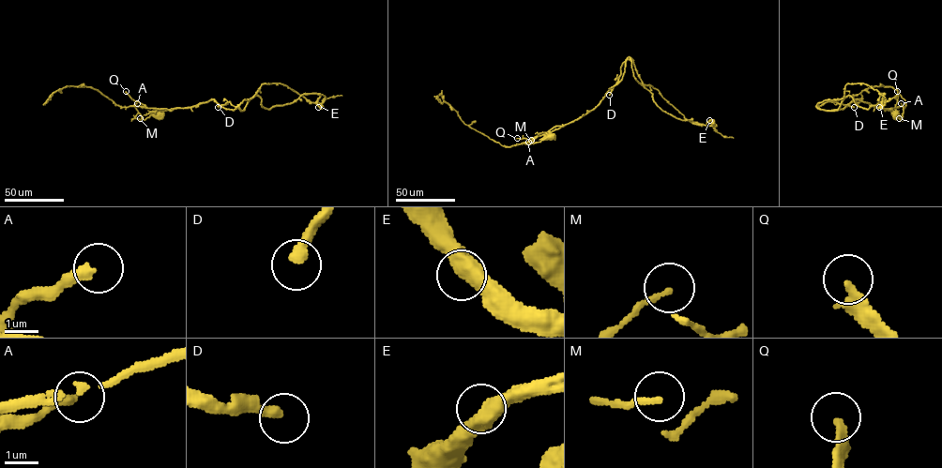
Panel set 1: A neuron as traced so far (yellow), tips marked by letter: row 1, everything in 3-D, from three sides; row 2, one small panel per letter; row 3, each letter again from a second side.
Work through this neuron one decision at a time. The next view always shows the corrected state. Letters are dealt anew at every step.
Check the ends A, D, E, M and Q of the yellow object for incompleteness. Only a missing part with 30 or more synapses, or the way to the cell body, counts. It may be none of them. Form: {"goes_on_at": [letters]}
{"goes_on_at": ["D", "Q"]}

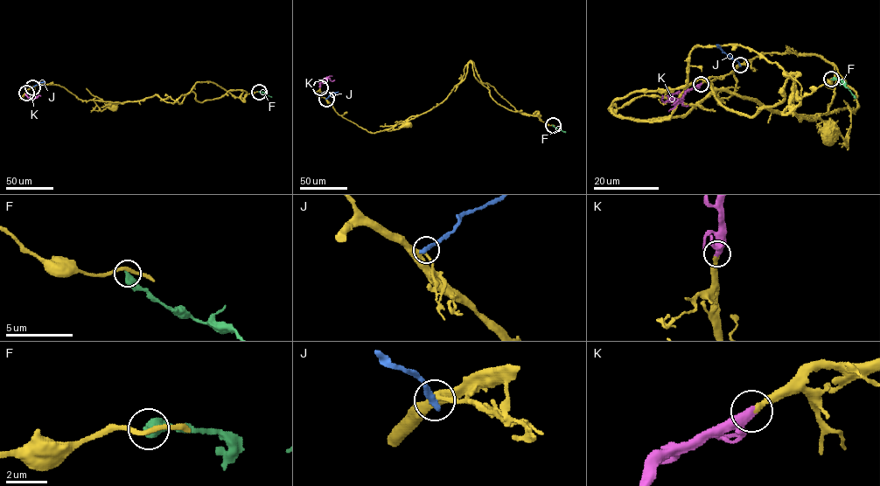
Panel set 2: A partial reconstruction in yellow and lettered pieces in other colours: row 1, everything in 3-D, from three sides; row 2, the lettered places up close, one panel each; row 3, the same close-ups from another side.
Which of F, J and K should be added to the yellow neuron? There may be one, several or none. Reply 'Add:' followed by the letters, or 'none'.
Add: K

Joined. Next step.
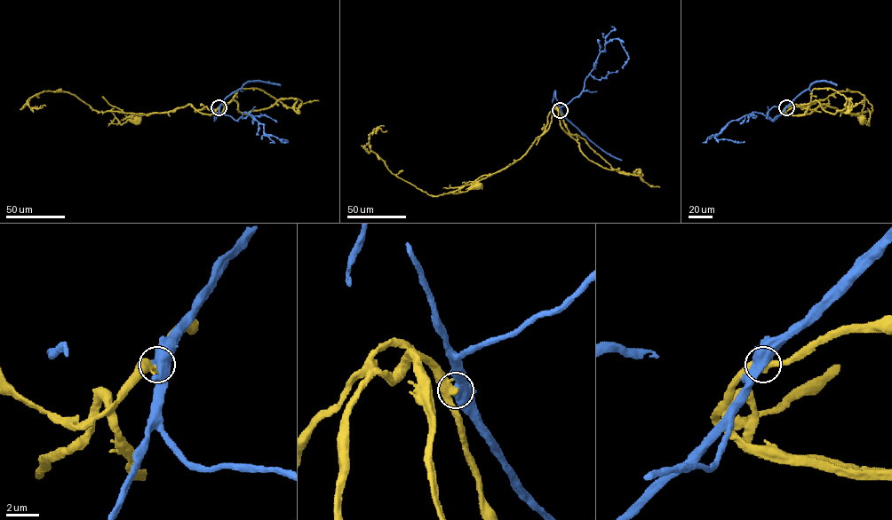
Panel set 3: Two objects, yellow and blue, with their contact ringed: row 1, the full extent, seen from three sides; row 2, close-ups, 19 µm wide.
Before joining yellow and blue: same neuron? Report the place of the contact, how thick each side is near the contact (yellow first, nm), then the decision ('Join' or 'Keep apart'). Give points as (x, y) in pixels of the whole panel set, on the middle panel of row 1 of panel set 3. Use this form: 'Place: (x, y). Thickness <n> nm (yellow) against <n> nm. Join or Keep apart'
Place: (560, 110). Thickness 480 nm (yellow) against 650 nm. Keep apart

